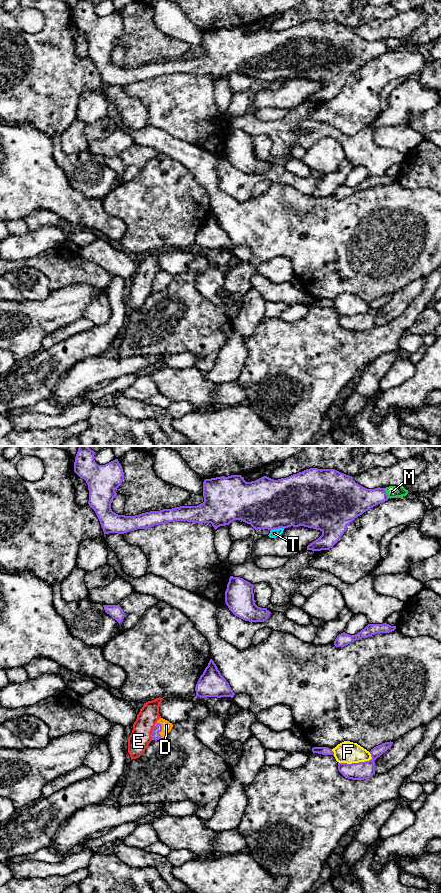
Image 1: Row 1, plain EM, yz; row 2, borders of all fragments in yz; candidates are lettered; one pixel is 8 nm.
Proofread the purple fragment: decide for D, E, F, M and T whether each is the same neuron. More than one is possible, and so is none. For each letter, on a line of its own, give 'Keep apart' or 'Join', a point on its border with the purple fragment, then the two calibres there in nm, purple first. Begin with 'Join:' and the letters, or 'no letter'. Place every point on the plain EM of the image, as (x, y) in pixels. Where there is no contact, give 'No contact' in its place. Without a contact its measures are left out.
Join: D
D: Join. Touches purple at yz (161, 281). Thickness 70 nm (purple) against 80 nm
E: Keep apart. Touches purple at yz (152, 285). Thickness 70 nm (purple) against 170 nm
F: Keep apart. Touches purple at yz (355, 315). Thickness 140 nm (purple) against 180 nm
M: Keep apart. Touches purple at yz (386, 45). Thickness 240 nm (purple) against 100 nm
T: Keep apart. Touches purple at yz (277, 80). Thickness 400 nm (purple) against 70 nm

